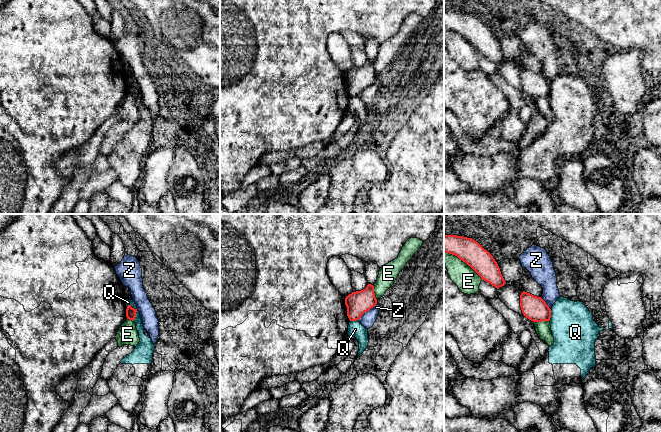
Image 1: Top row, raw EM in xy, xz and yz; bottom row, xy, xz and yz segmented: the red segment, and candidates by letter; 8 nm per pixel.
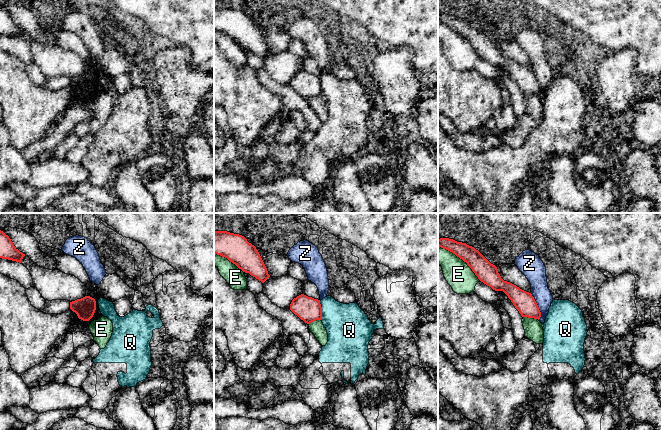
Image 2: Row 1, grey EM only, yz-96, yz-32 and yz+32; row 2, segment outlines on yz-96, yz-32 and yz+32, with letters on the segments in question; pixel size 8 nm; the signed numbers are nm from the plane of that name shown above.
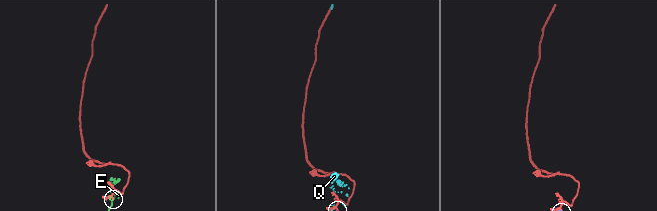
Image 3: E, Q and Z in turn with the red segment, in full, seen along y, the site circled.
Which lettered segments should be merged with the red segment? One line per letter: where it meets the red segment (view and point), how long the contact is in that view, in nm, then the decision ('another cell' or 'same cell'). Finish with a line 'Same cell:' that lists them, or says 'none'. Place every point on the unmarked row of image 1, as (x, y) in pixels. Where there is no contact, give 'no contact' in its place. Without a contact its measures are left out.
E: meets red in yz at (463, 37); contact 380 nm long; another cell
Q: meets red in xy at (136, 87); contact 140 nm long; another cell
Z: meets red in xz at (367, 86); contact 200 nm long; another cell
Same cell: none

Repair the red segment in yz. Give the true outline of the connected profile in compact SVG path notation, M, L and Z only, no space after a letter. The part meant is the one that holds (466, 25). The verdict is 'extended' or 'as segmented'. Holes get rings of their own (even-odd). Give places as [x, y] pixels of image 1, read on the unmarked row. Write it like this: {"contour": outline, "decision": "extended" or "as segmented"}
{"contour": "M444 11L444 28L457 32L470 42L482 56L495 64L505 61L505 56L493 32L472 14Z", "decision": "as segmented"}

